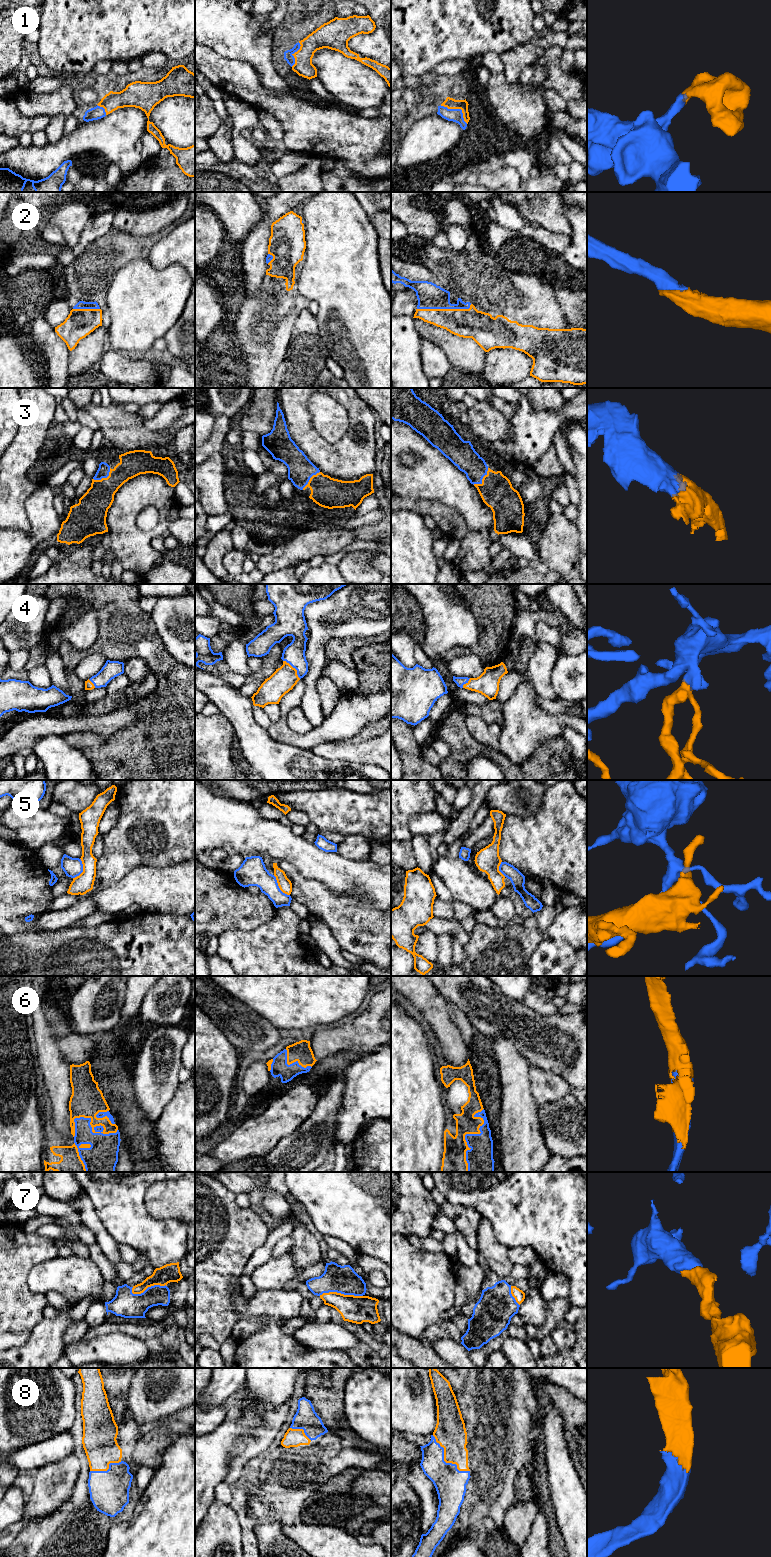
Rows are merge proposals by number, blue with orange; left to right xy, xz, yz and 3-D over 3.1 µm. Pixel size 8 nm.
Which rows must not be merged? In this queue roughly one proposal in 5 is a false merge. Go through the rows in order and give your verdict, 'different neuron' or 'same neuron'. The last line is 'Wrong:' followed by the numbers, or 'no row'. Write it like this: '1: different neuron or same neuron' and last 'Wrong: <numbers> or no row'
1: same neuron
2: same neuron
3: same neuron
4: same neuron
5: different neuron
6: same neuron
7: same neuron
8: same neuron
Wrong: 5

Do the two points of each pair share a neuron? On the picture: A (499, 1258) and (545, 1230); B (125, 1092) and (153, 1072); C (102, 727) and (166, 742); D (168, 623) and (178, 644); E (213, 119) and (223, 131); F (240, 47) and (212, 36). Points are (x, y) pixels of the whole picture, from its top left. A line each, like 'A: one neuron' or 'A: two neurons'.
A: two neurons
B: two neurons
C: two neurons
D: one neuron
E: two neurons
F: one neuron

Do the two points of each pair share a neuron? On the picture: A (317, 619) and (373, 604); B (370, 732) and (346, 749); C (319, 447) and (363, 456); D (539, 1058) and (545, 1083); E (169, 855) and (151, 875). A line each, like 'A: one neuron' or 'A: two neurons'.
A: one neuron
B: two neurons
C: one neuron
D: two neurons
E: two neurons

